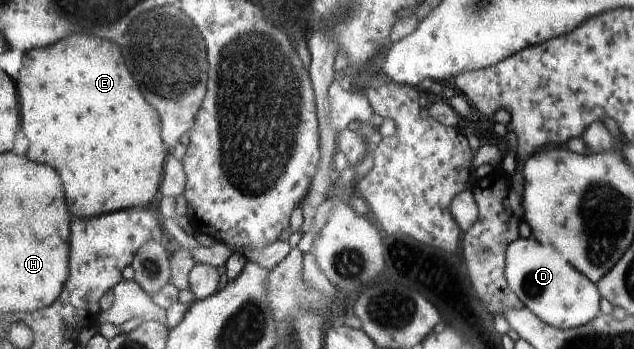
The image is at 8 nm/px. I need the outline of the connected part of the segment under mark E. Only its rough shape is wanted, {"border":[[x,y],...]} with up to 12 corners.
{"border":[[116,44],[26,54],[26,156],[74,216],[144,208],[159,111]]}

